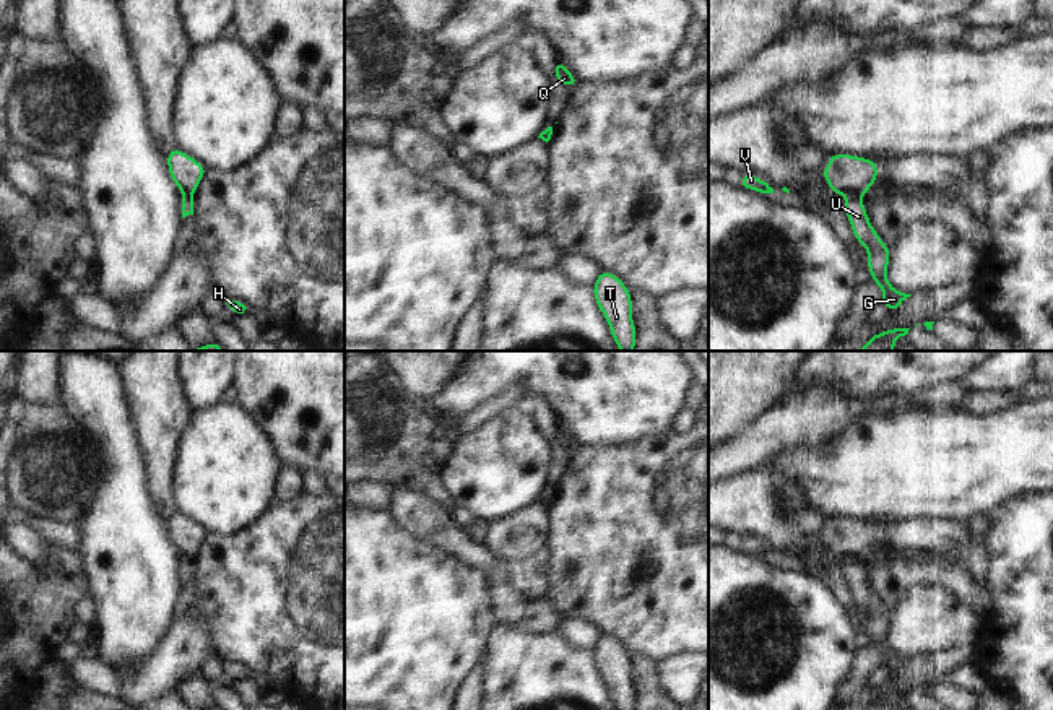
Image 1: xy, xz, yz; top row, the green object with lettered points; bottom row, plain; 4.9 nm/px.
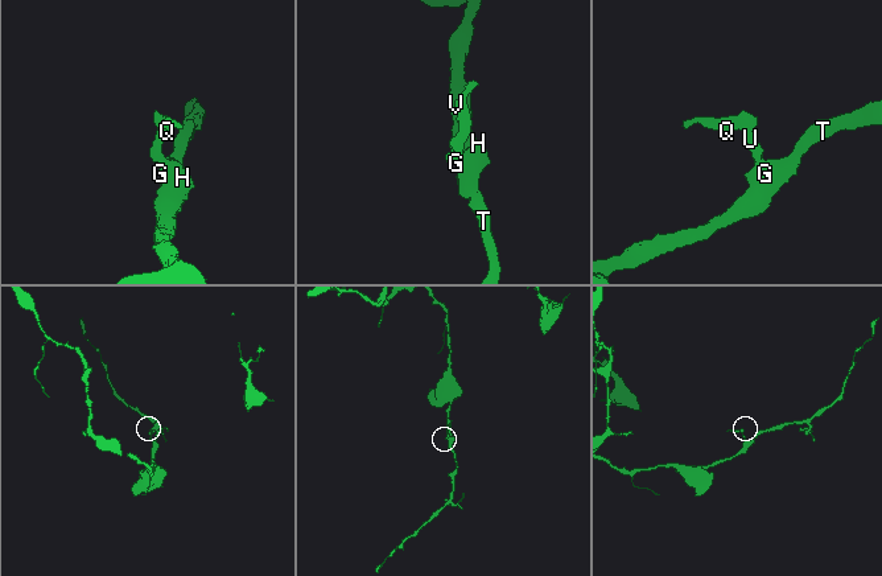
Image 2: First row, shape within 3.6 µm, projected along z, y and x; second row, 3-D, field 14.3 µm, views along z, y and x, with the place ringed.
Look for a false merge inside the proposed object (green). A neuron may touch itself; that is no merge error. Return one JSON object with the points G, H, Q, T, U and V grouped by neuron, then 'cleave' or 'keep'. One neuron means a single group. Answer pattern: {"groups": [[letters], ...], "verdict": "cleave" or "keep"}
{"groups": [["G", "H", "T", "U"], ["Q", "V"]], "verdict": "cleave"}

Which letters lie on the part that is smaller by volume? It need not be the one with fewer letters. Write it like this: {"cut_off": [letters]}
{"cut_off": ["Q", "V"]}

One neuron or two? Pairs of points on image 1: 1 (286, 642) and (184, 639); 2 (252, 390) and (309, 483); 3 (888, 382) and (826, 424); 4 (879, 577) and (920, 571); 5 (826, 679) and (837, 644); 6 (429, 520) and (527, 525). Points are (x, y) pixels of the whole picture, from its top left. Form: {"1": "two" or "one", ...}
{"1": "two", "2": "two", "3": "two", "4": "one", "5": "one", "6": "two"}

